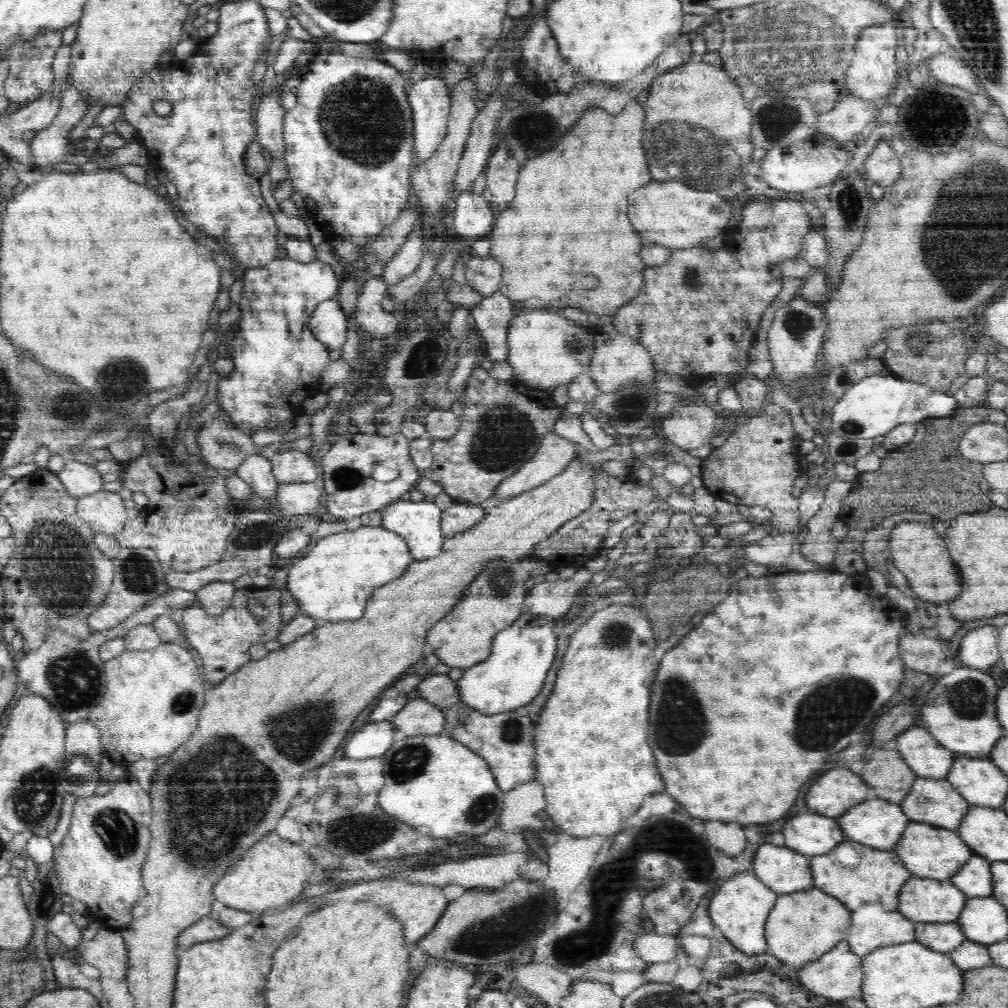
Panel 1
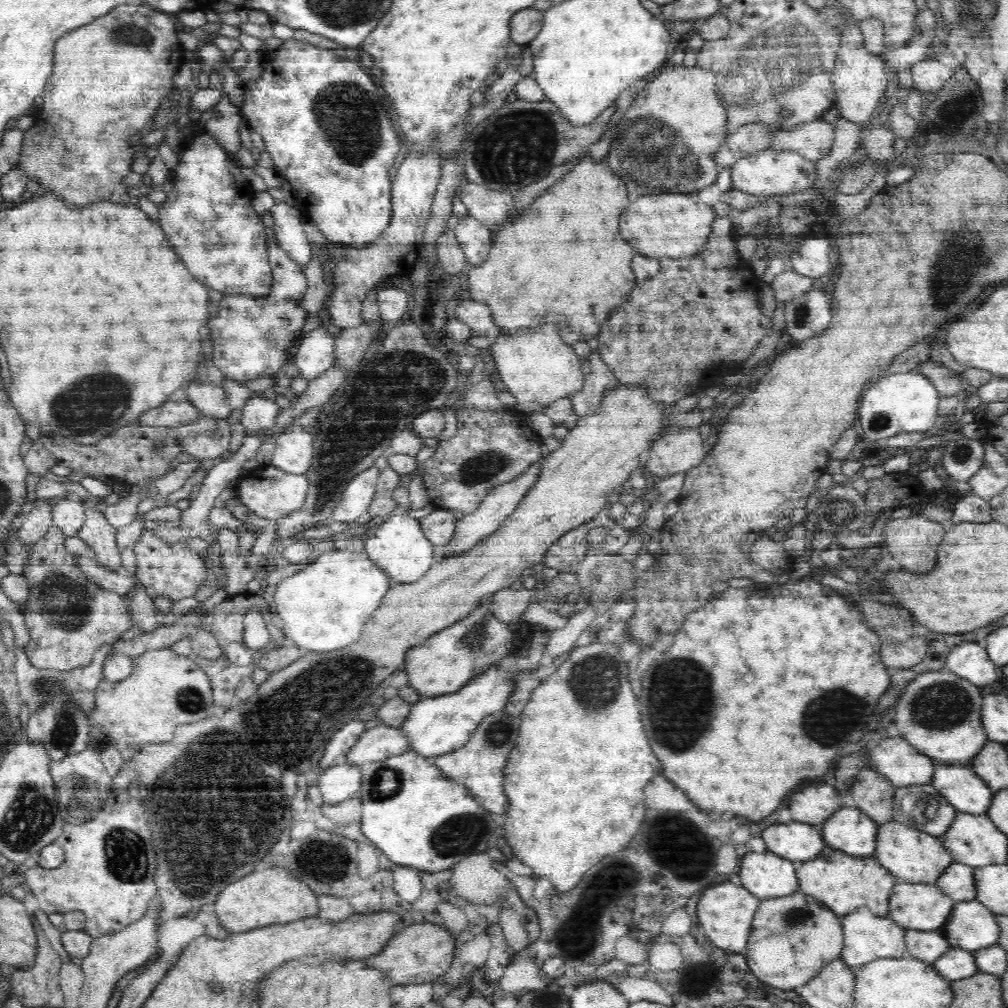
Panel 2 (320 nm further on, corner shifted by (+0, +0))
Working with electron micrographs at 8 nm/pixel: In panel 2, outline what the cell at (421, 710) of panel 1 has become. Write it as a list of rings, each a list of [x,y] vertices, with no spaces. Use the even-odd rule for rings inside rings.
[[[381,723],[366,729],[358,737],[356,744],[345,755],[350,766],[361,766],[366,762],[376,762],[400,755],[411,750],[410,737],[402,727]]]

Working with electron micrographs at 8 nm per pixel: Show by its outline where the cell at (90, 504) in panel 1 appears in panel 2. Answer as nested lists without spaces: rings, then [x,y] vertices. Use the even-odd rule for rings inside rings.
[[[86,505],[83,527],[77,534],[94,551],[93,559],[107,570],[121,570],[117,529],[104,515],[102,506]]]

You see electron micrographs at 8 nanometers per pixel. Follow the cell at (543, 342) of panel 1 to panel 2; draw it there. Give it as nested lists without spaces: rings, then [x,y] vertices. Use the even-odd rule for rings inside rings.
[[[542,324],[532,330],[518,330],[512,336],[497,334],[490,349],[498,374],[507,392],[516,398],[514,408],[520,413],[530,414],[560,398],[571,396],[582,388],[586,379],[574,349],[560,340],[560,334],[552,324]]]

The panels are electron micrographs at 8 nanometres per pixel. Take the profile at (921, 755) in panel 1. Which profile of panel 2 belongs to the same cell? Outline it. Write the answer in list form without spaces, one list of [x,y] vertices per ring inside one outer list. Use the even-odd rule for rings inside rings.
[[[896,734],[867,752],[868,767],[883,774],[894,786],[930,783],[936,761],[920,754],[907,739]]]

